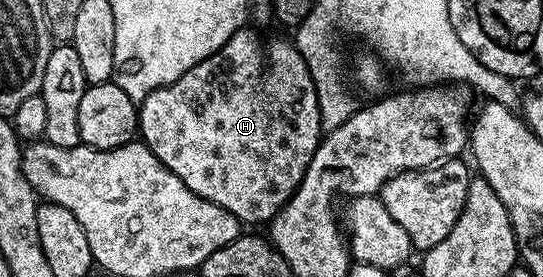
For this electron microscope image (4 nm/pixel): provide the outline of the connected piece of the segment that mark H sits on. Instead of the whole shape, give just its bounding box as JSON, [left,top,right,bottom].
[138,28,322,224]

